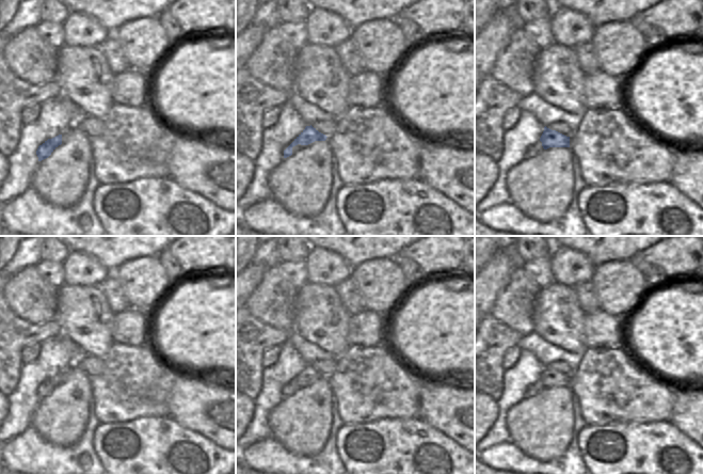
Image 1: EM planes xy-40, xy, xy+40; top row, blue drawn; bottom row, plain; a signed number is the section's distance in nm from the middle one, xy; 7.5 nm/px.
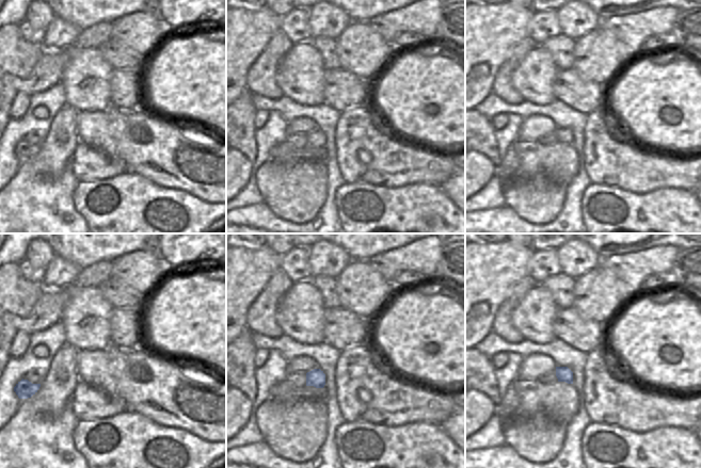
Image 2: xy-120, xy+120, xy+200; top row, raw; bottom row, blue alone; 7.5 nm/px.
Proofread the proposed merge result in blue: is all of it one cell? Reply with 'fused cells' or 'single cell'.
fused cells

